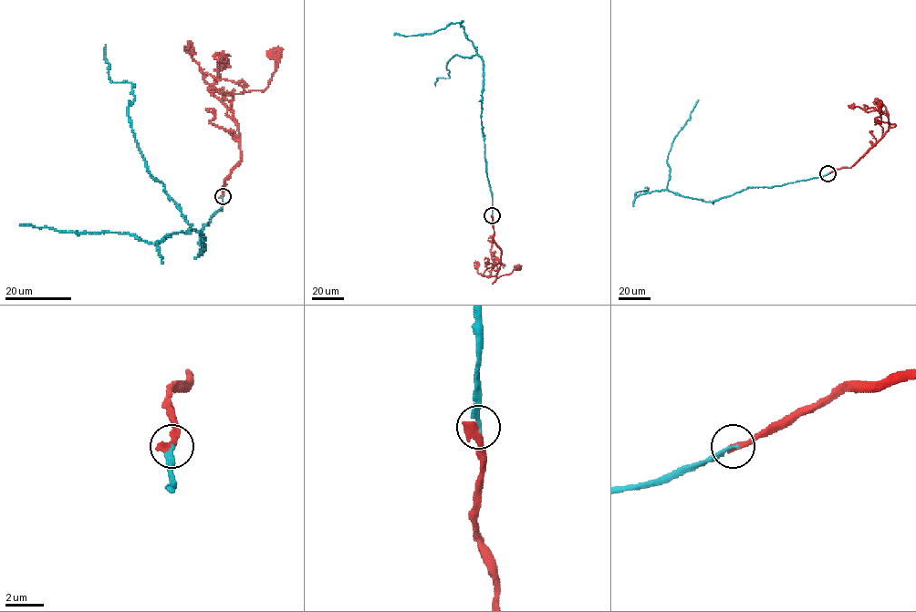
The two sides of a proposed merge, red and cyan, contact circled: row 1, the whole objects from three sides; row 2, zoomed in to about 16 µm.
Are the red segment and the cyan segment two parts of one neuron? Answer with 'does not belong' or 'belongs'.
belongs

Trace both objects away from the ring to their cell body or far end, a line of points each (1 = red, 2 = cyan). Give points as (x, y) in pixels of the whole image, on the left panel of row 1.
1: (223, 196), (225, 179), (241, 158), (238, 123), (232, 102), (224, 97), (264, 90), (277, 66), (275, 51)
2: (223, 196), (202, 229), (200, 254), (202, 234), (138, 147), (127, 108), (134, 86), (110, 80), (105, 45)

